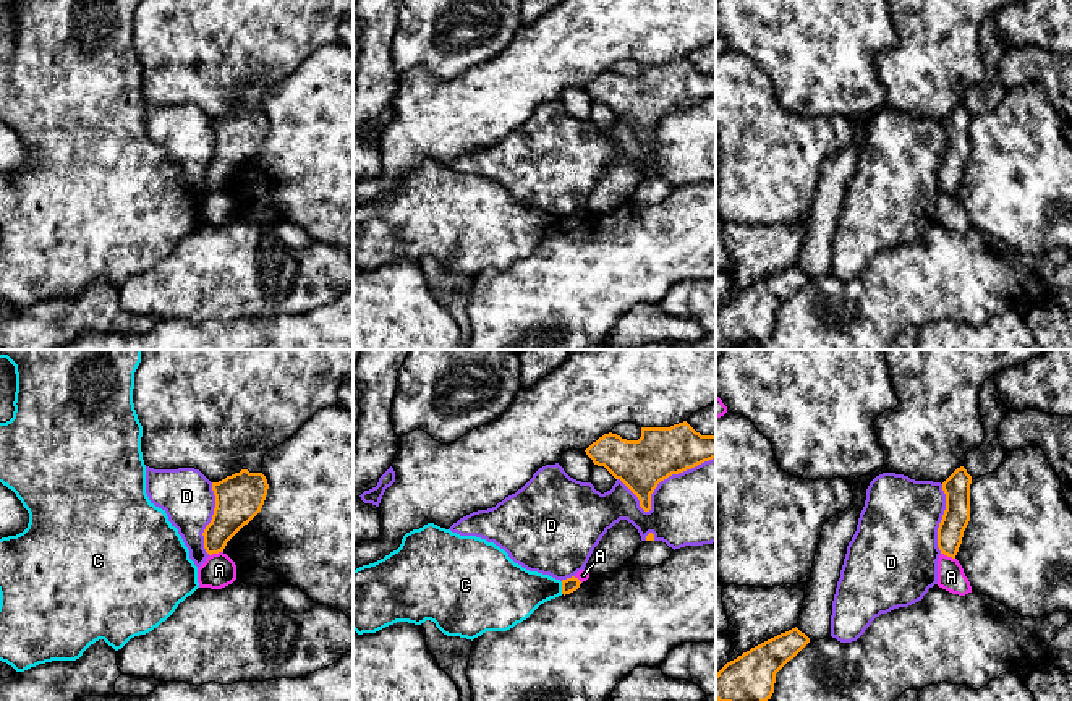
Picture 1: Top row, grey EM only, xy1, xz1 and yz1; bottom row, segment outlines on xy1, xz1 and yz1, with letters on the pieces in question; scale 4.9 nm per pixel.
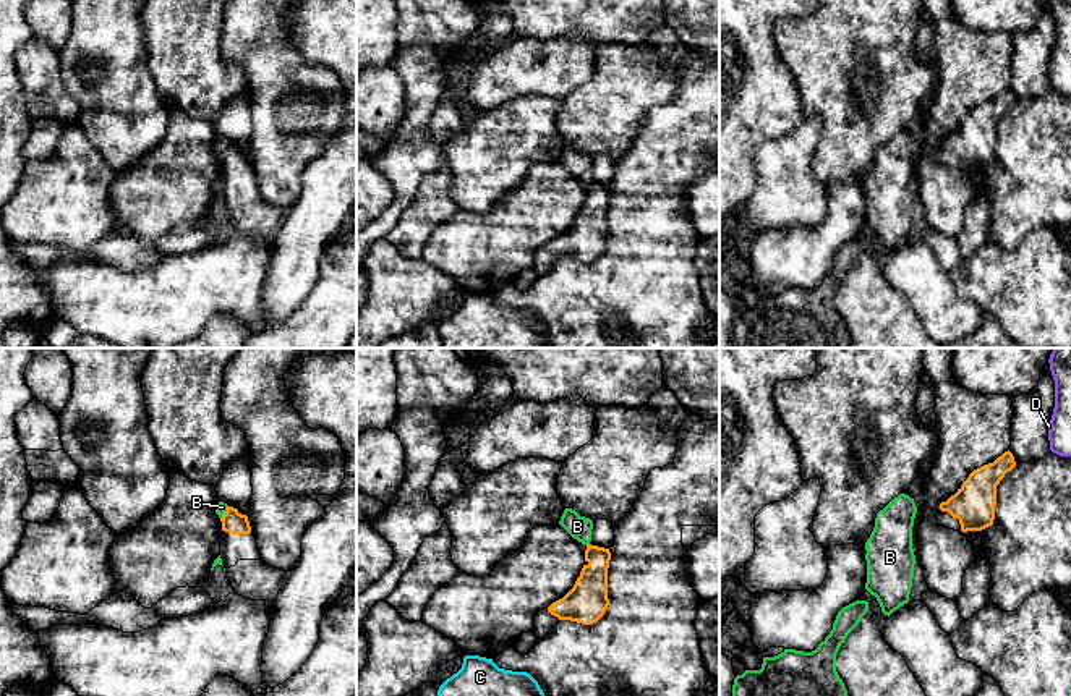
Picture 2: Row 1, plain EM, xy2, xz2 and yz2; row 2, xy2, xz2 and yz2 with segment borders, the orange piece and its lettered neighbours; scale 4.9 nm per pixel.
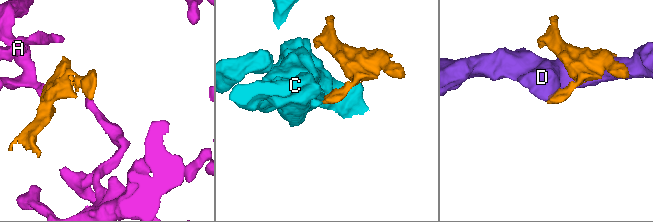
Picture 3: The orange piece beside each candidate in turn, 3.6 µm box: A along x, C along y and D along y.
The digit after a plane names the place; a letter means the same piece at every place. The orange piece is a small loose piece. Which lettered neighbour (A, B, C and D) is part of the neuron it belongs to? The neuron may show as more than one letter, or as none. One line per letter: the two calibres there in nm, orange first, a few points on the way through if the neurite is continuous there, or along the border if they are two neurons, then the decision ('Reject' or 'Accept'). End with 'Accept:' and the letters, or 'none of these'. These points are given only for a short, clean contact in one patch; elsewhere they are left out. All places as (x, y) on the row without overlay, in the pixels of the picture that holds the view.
A: Thickness 200 nm (orange) against 170 nm. Reject
B: Thickness 110 nm (orange) against 50 nm. Path across: xy2 (232, 159), (226, 149), (222, 144). Accept
C: Thickness 70 nm (orange) against 280 nm. Boundary: xz1 (561, 219), (562, 230). Reject
D: Thickness 260 nm (orange) against 380 nm. Reject
Accept: B

